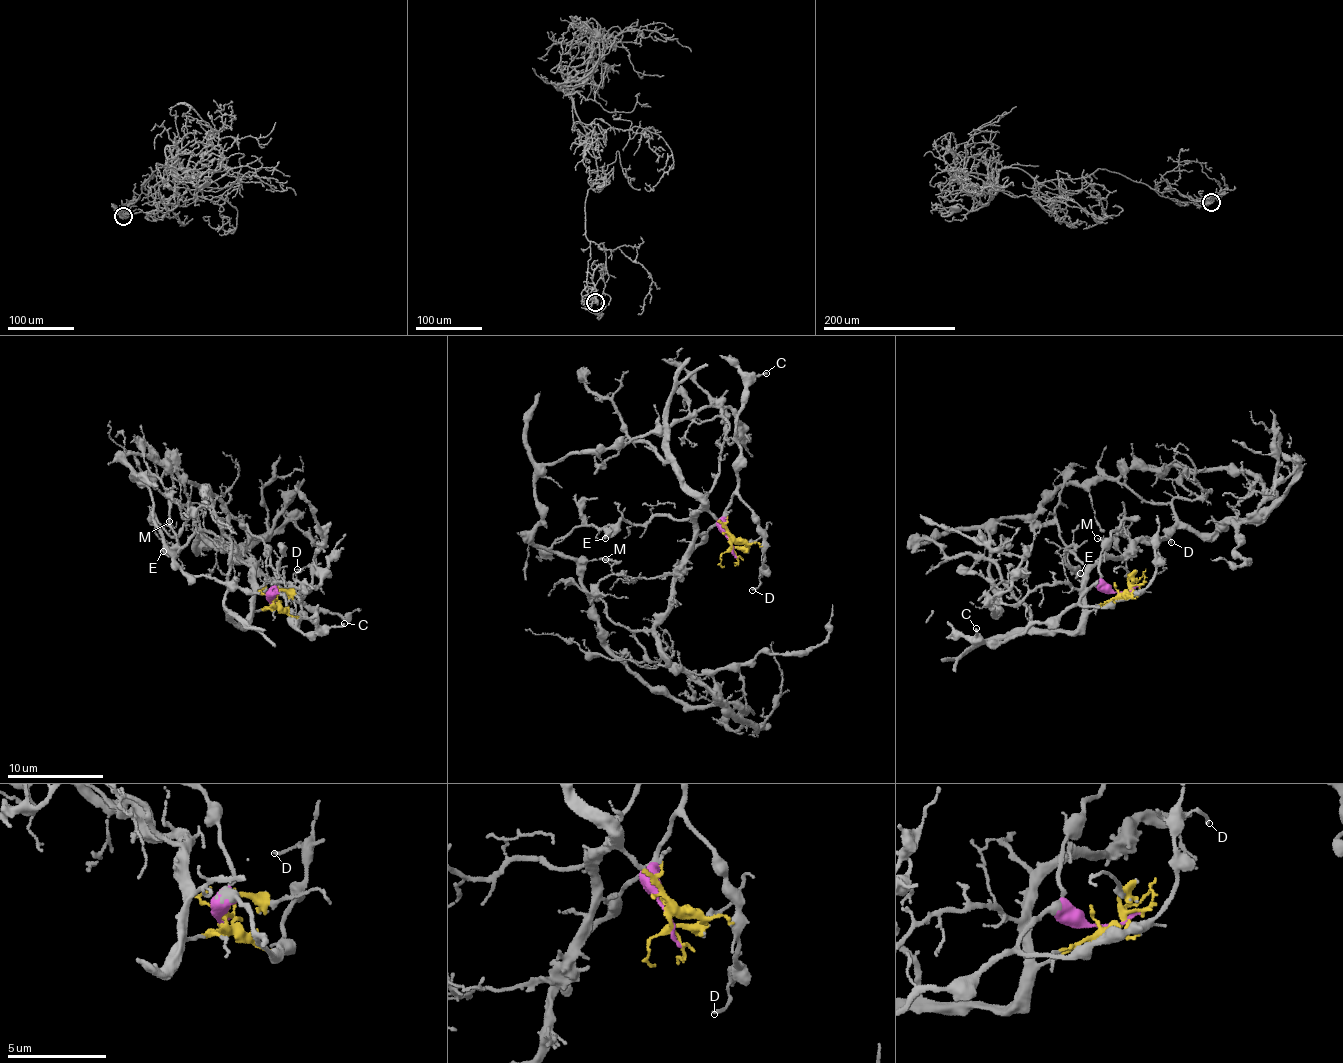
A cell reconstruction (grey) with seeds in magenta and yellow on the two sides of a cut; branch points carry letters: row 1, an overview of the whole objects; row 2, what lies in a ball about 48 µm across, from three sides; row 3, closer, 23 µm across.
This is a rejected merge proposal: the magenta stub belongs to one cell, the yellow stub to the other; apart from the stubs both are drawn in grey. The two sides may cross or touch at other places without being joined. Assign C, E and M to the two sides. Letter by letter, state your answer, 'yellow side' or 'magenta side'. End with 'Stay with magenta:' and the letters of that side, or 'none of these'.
C: magenta side
E: yellow side
M: yellow side
Stay with magenta: C

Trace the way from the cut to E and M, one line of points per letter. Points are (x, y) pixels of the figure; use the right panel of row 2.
E: (1128, 591), (1101, 606), (1088, 607), (1082, 561), (1074, 552), (1076, 546), (1069, 546), (1068, 566), (1081, 573)
M: (1128, 591), (1088, 607), (1086, 572), (1100, 558), (1122, 558), (1131, 548), (1125, 522), (1115, 548), (1096, 539)

